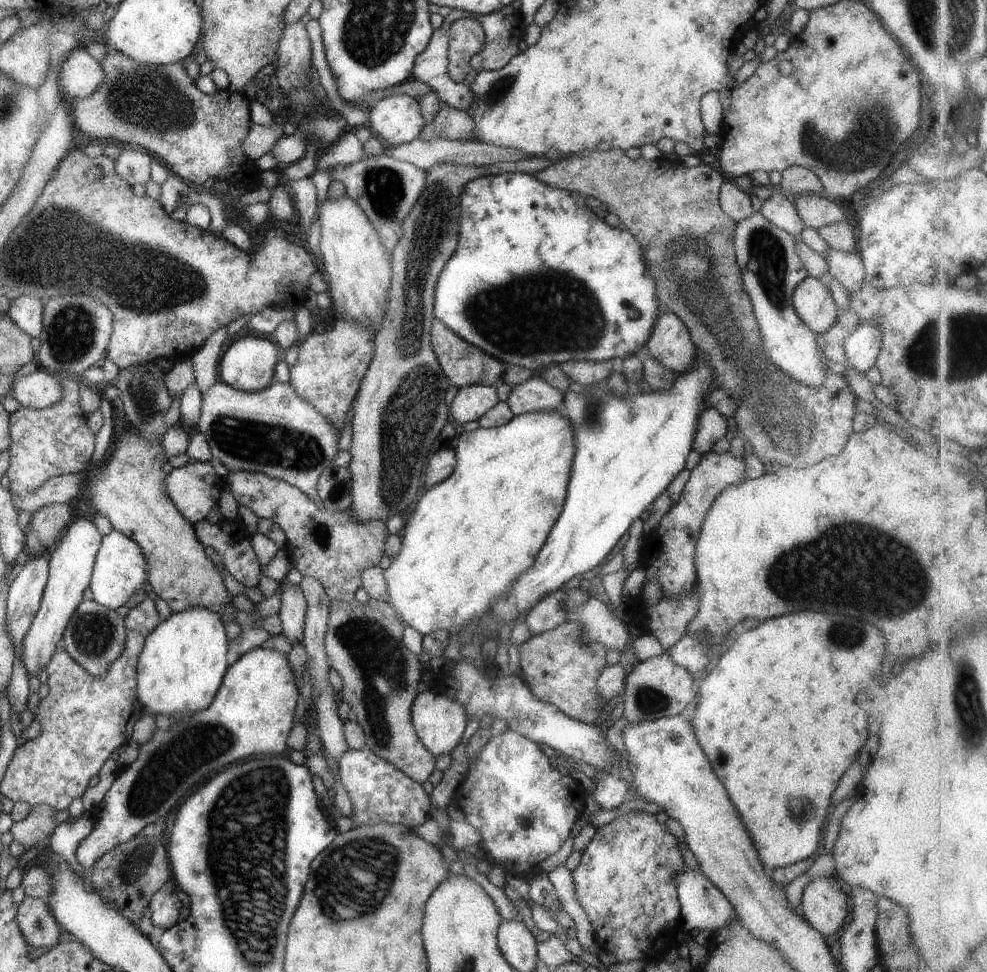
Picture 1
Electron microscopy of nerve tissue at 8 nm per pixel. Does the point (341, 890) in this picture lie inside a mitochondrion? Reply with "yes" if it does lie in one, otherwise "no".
yes

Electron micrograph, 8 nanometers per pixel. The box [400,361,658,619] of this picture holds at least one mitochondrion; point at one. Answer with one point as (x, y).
(592, 412)

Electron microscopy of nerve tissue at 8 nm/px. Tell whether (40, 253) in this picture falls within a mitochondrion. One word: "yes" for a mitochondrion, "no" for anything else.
yes

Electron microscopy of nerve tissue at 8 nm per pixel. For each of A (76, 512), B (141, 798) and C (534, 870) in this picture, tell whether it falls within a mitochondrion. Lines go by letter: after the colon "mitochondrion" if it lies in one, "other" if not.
A: other
B: mitochondrion
C: other

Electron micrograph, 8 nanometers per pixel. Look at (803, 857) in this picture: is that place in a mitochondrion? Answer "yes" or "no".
no

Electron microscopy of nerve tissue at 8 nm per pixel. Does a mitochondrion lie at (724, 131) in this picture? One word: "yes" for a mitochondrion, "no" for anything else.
no

